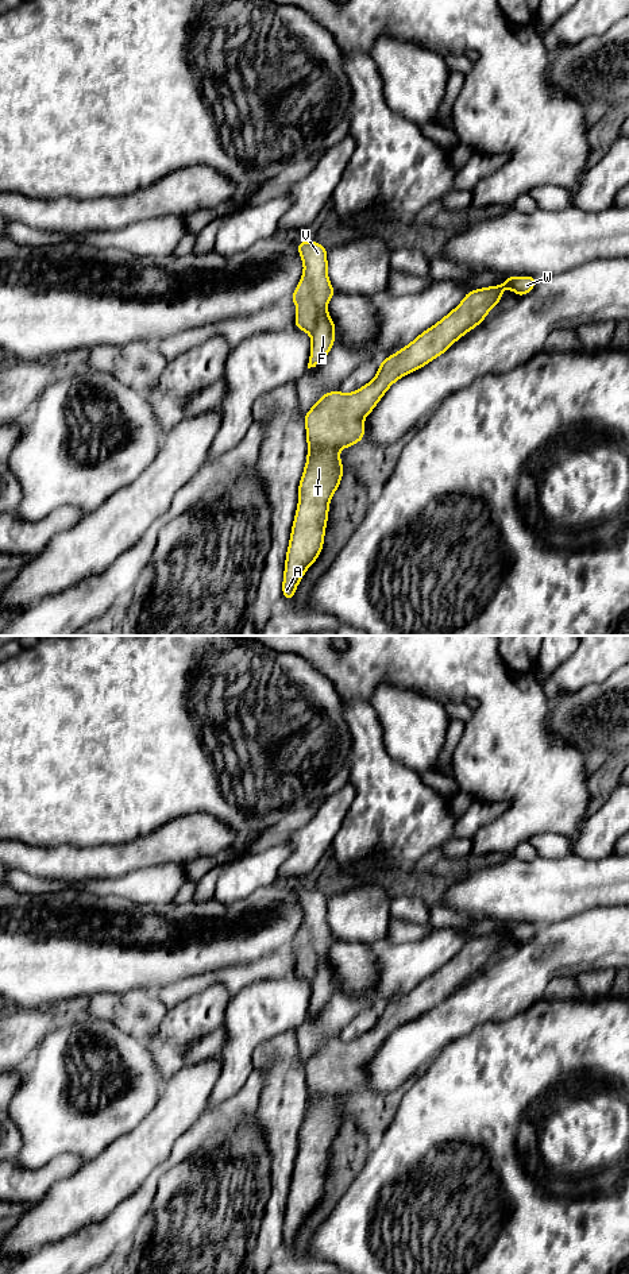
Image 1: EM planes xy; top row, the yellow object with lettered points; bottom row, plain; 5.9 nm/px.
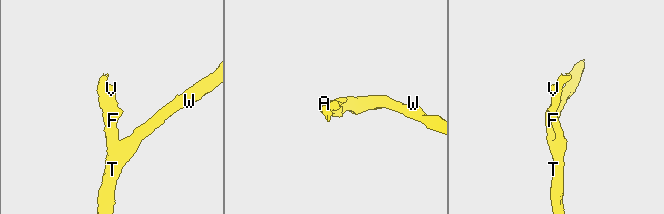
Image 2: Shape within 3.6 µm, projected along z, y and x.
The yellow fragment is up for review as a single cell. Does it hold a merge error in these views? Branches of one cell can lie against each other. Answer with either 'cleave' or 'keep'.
keep

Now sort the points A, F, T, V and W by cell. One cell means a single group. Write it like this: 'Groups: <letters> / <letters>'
Groups: A F T V W

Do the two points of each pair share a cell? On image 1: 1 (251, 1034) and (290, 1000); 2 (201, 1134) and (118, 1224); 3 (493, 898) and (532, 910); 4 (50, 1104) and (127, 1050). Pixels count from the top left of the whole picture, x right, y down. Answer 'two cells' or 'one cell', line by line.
1: one cell
2: one cell
3: one cell
4: one cell

